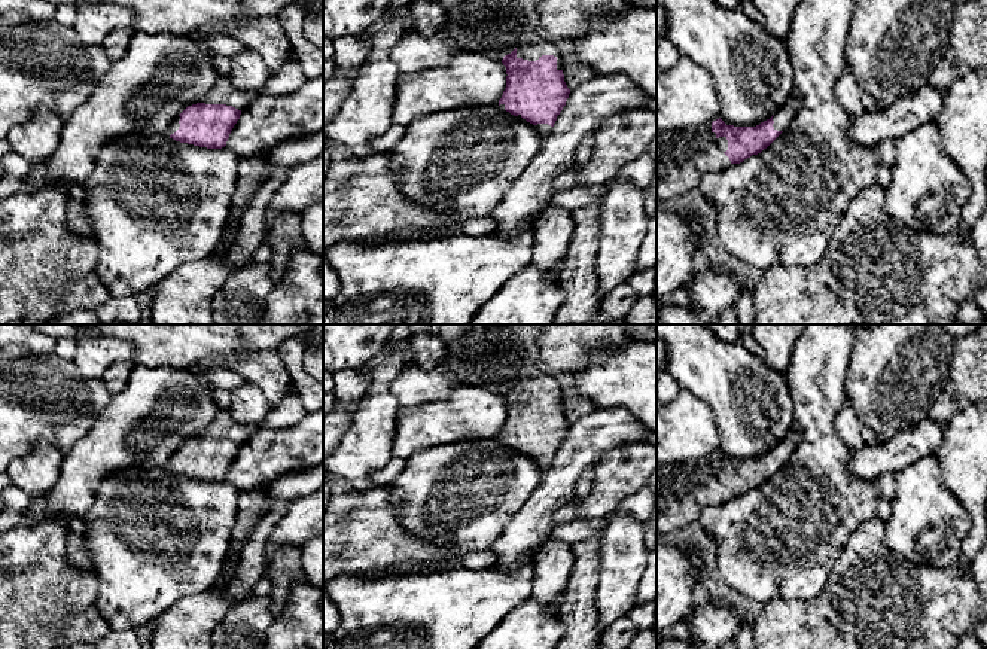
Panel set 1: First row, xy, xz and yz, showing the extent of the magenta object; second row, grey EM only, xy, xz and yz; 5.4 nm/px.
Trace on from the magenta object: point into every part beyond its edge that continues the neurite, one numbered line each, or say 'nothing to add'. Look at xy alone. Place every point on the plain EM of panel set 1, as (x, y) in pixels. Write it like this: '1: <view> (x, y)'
1: xy (224, 426)

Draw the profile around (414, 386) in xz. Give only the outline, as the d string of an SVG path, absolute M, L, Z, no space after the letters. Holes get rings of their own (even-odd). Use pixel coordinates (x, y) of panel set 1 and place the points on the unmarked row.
M444 362L429 371L414 363L390 383L389 390L397 400L397 411L405 411L447 399L461 384L464 383Z

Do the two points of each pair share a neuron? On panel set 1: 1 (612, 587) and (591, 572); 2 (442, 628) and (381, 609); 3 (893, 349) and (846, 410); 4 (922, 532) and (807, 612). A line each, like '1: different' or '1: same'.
1: different
2: same
3: different
4: different

